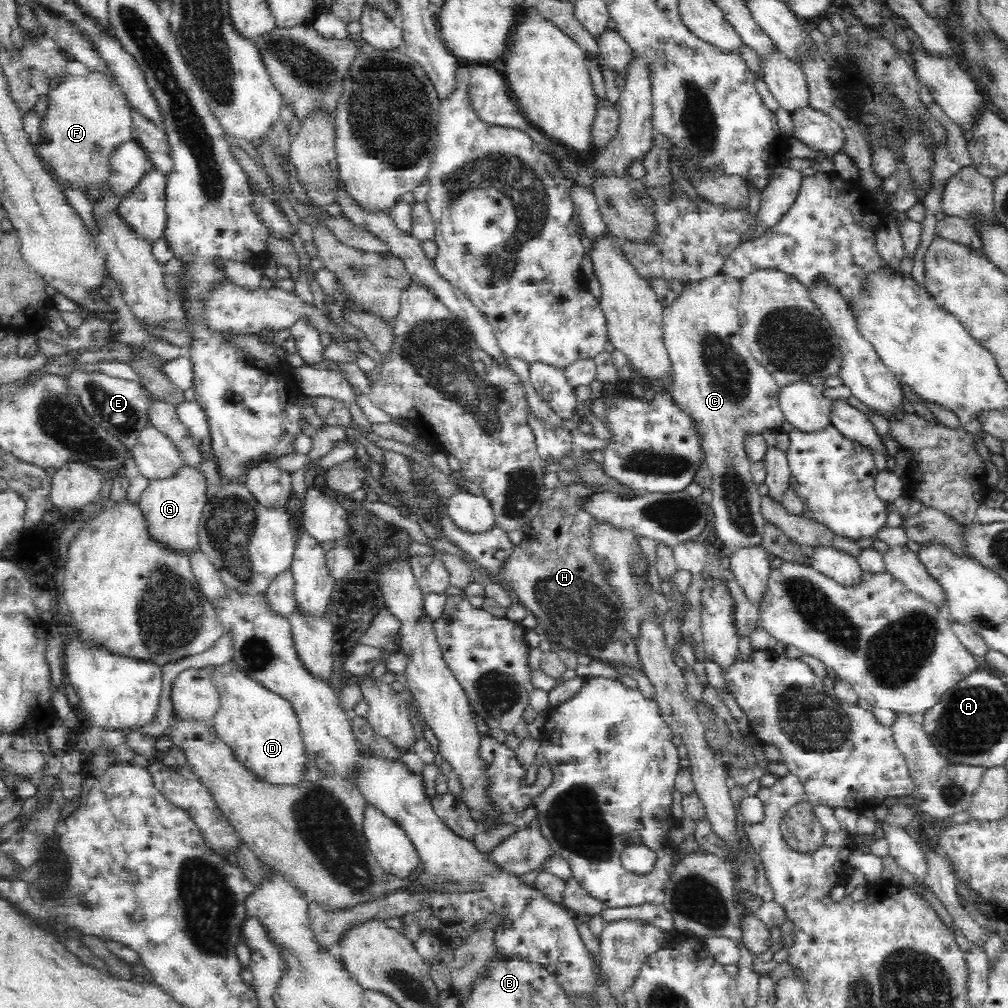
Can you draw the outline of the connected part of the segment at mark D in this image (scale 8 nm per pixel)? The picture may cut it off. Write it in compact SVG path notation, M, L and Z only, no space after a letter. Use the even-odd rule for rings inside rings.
M233 658L218 666L212 664L206 670L218 693L217 710L212 720L214 729L238 756L238 761L250 767L262 781L276 785L300 783L305 746L292 703L250 678Z

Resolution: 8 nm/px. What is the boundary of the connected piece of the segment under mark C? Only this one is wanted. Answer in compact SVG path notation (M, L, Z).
M722 272L712 278L706 278L702 281L686 284L682 292L682 296L680 296L680 298L678 298L672 306L668 306L668 308L665 308L663 311L663 341L665 342L665 349L669 354L672 370L674 370L674 379L676 379L674 380L673 397L676 399L678 404L685 404L685 406L687 406L687 410L693 414L693 417L697 422L698 430L701 431L706 468L708 468L708 470L710 470L713 474L707 500L714 510L714 531L718 537L718 539L716 539L717 547L726 555L736 553L737 550L740 549L751 549L754 547L763 548L764 533L768 524L761 516L761 495L758 492L757 484L752 481L752 475L750 475L751 462L747 457L746 451L744 451L744 434L746 434L747 431L761 433L763 430L768 430L774 426L781 426L784 420L782 411L780 410L778 404L778 384L769 374L769 371L764 369L764 366L758 364L758 361L754 358L754 356L752 356L752 353L748 350L748 348L746 348L746 345L742 340L739 329L741 327L741 312L738 309L740 296L741 279L732 277Z

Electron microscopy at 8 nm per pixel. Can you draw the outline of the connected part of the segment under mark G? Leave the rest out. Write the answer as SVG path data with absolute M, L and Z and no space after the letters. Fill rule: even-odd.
M187 462L178 466L172 474L162 478L150 478L139 499L151 534L160 542L187 553L190 548L199 546L196 530L206 502L206 477L198 466L190 466Z

